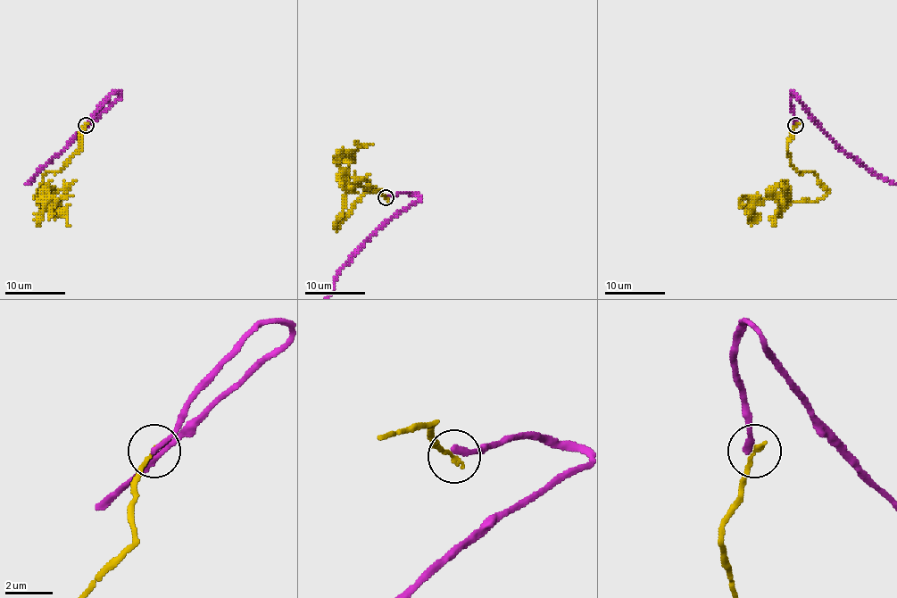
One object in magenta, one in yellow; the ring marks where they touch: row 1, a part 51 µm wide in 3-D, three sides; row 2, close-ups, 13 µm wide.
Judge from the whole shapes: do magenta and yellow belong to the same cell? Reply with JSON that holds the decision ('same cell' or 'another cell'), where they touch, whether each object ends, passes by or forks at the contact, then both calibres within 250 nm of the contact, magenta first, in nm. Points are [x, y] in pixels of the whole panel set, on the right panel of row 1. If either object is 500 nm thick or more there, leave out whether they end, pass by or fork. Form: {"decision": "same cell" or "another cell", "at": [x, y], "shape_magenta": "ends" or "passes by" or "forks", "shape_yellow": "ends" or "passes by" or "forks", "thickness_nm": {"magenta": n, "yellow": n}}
{"decision": "another cell", "at": [795, 125], "shape_magenta": "ends", "shape_yellow": "ends", "thickness_nm": {"magenta": 240, "yellow": 190}}

